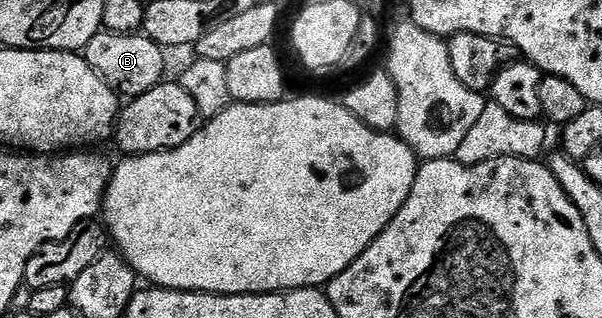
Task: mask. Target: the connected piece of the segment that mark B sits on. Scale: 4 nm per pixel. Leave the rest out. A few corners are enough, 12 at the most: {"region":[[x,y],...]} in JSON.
{"region":[[98,32],[88,66],[133,98],[163,83],[167,53],[144,34]]}

